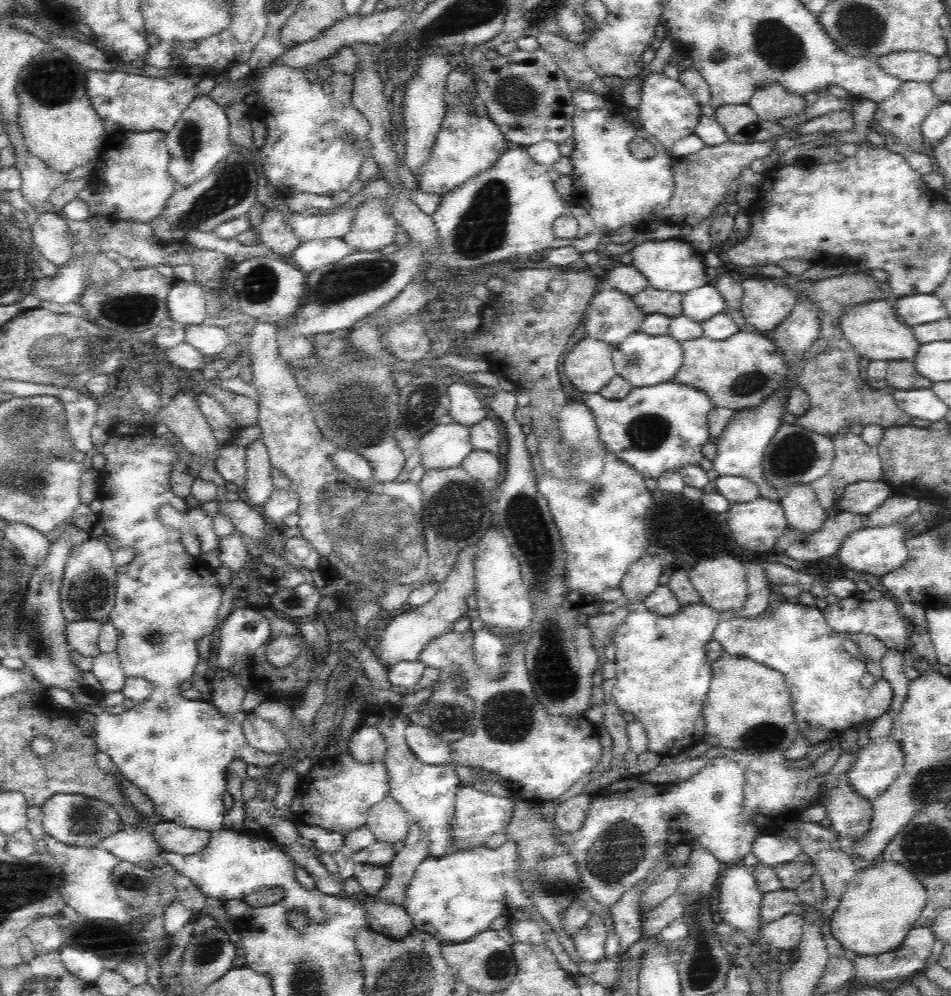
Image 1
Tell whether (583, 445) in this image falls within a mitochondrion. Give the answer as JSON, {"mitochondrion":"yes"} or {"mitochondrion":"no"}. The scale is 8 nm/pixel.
{"mitochondrion":"no"}

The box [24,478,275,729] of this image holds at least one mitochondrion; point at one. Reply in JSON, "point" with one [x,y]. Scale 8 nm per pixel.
{"point":[89,593]}

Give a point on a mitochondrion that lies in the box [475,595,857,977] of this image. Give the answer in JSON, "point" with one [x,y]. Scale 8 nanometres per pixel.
{"point":[619,850]}

